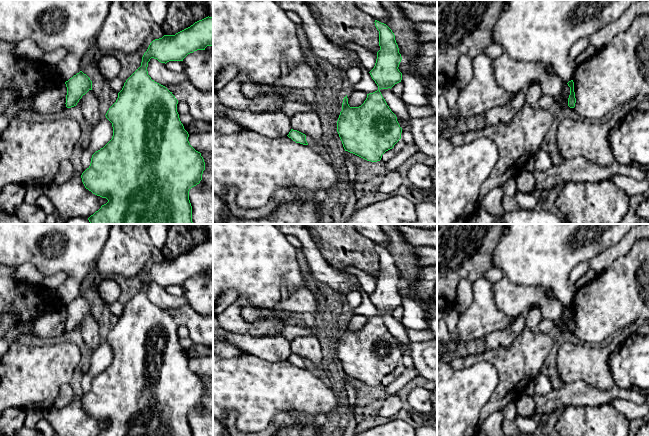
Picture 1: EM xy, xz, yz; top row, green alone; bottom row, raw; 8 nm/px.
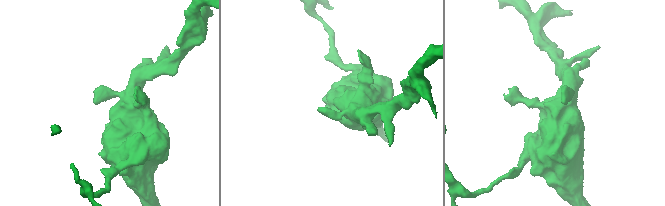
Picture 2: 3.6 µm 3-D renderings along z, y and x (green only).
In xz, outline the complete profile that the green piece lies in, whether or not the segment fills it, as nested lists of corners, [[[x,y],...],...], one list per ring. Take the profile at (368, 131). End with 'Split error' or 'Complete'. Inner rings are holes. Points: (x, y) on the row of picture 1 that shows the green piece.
[[[375,20],[379,31],[379,46],[374,68],[369,72],[378,90],[367,94],[359,107],[350,107],[347,95],[337,121],[337,132],[345,151],[367,161],[380,161],[382,155],[401,139],[402,128],[380,90],[392,88],[401,82],[398,67],[402,60],[392,30]]]. Complete

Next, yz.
[[[571,80],[567,84],[570,87],[570,95],[568,98],[568,106],[570,108],[574,108],[575,103],[576,103],[575,92],[574,92],[574,82],[573,82],[573,80]]]. Complete

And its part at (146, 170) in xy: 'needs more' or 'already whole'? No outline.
already whole

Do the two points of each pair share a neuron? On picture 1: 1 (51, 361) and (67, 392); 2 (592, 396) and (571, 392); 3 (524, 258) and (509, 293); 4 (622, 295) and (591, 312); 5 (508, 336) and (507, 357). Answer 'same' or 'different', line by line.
1: different
2: same
3: different
4: same
5: different

